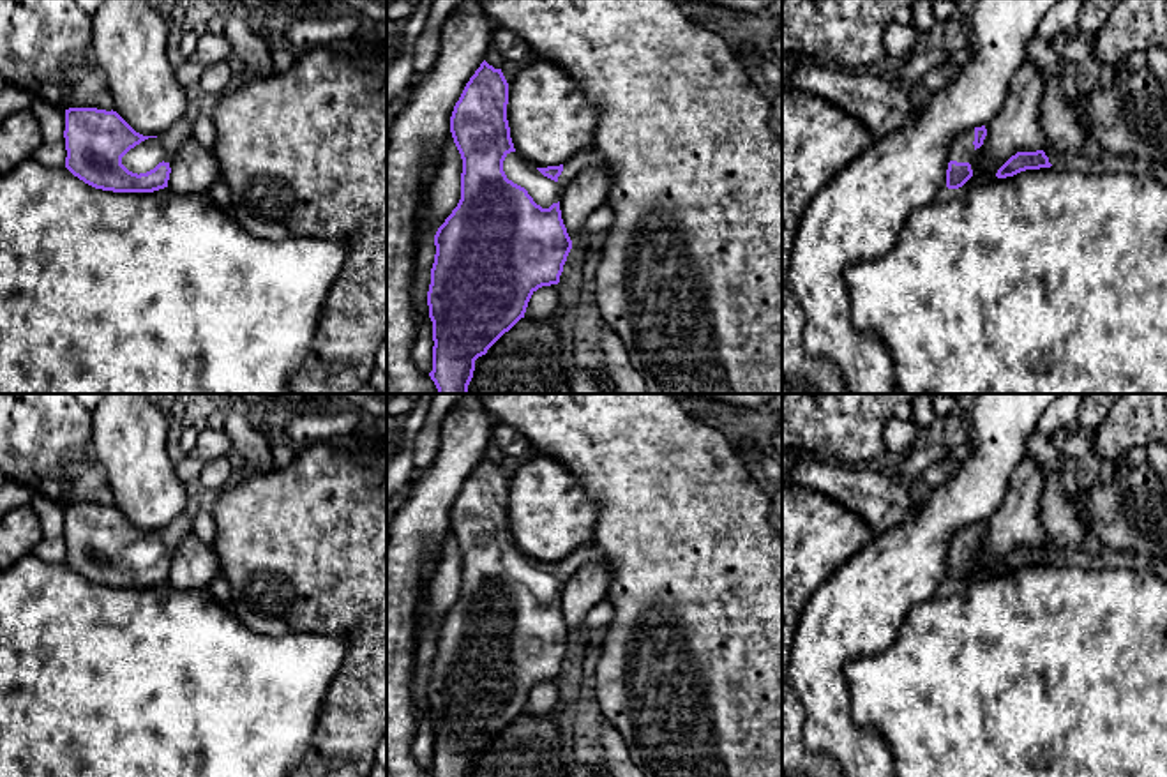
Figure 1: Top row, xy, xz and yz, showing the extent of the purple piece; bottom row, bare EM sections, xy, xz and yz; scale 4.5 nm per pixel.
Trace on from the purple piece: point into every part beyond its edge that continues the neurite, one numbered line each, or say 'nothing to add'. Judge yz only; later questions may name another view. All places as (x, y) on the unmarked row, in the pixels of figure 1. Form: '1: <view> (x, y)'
1: yz (961, 544)

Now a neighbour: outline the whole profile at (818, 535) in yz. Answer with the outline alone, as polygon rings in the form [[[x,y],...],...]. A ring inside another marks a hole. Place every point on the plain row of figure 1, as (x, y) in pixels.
[[[782,479],[782,777],[846,777],[828,754],[810,754],[803,743],[805,713],[789,680],[789,657],[805,604],[819,585],[865,547],[874,530],[851,509],[819,491]]]

